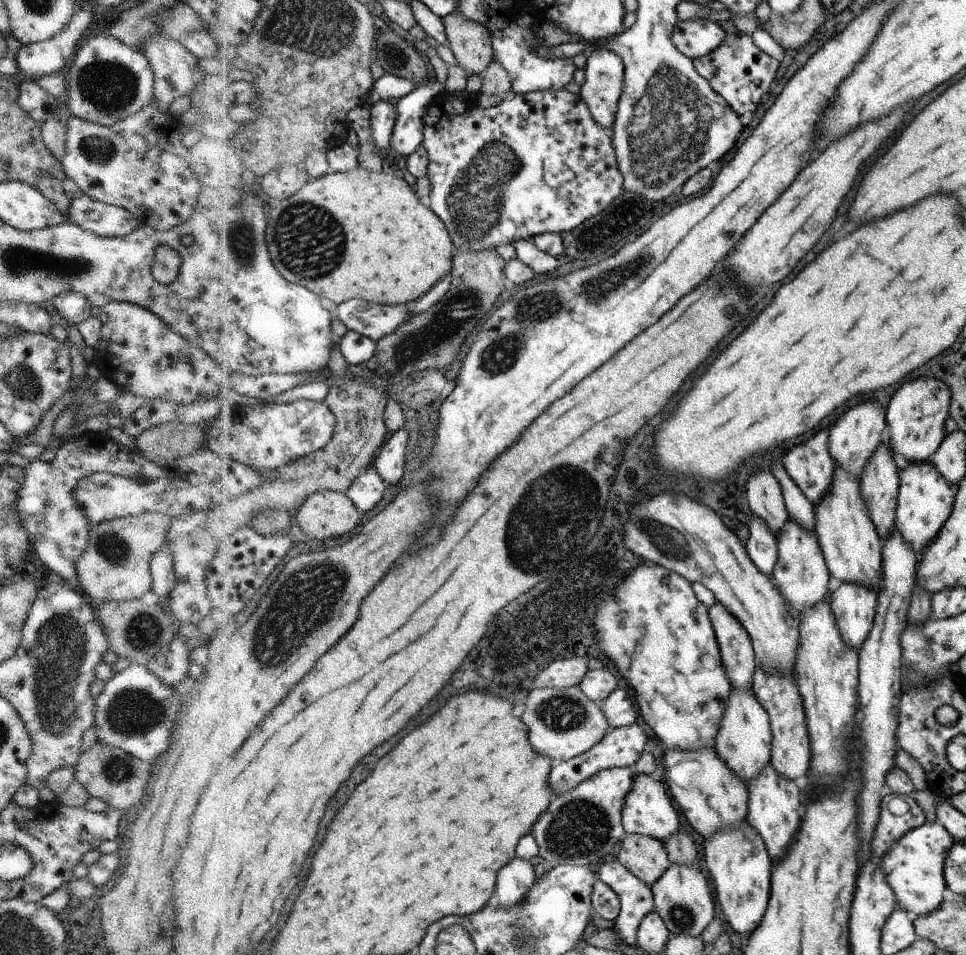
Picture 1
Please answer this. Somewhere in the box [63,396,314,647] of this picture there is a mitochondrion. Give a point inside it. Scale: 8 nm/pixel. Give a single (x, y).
(112, 547)

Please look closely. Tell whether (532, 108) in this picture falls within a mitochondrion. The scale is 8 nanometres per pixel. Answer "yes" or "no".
no

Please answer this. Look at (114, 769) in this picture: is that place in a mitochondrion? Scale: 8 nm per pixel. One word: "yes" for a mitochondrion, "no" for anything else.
yes

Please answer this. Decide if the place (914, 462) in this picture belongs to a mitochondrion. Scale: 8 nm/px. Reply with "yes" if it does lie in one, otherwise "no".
no

